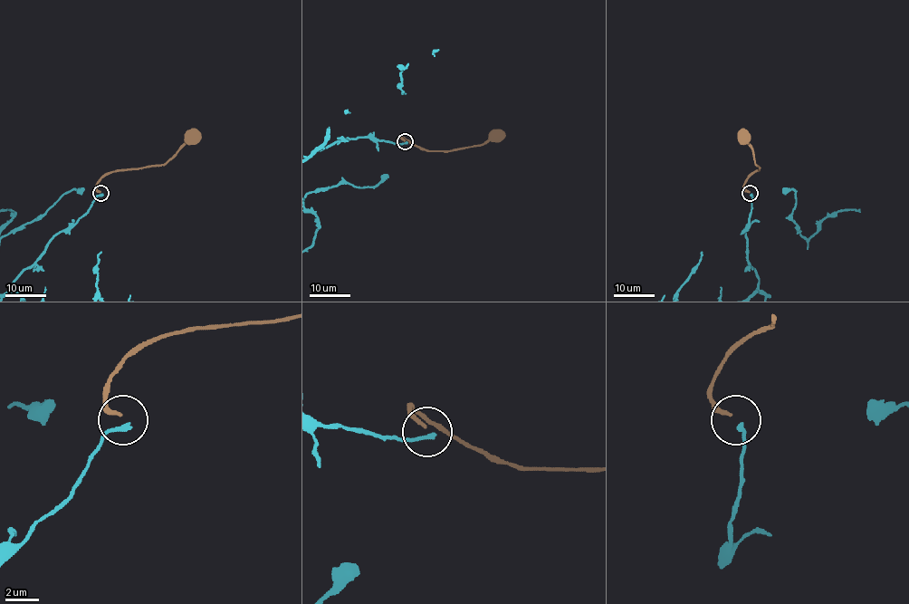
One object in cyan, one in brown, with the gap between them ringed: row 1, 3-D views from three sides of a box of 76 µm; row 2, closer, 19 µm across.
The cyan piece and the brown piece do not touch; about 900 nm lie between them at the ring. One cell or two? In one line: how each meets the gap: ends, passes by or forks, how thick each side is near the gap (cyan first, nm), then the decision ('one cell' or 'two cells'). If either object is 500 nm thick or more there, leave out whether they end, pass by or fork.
cyan ends; brown ends; calibres 320 and 190 nm; two cells

